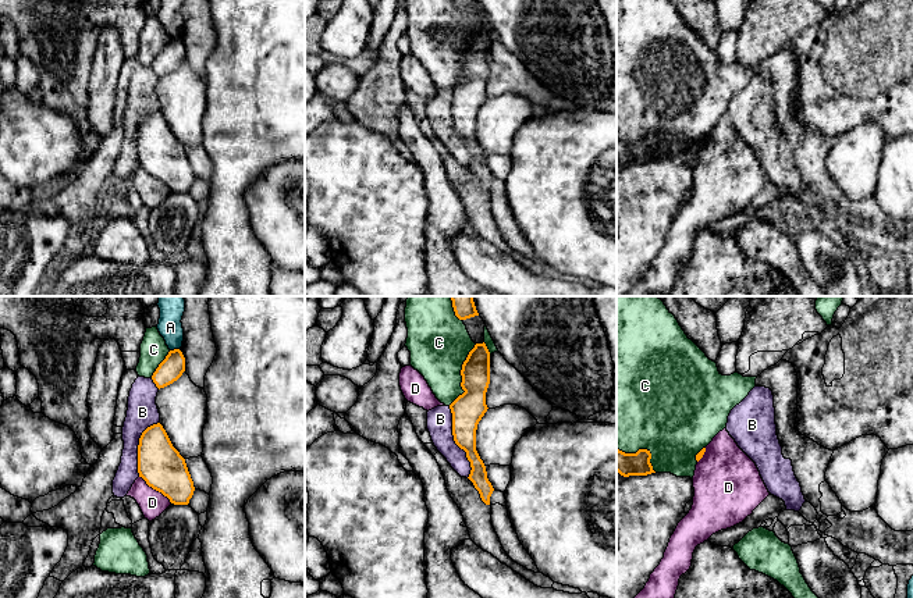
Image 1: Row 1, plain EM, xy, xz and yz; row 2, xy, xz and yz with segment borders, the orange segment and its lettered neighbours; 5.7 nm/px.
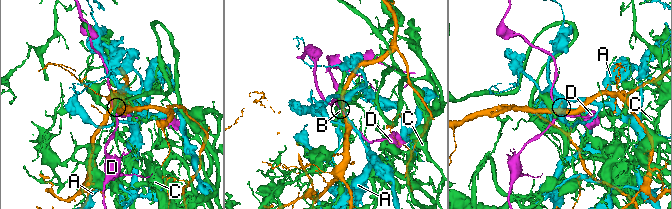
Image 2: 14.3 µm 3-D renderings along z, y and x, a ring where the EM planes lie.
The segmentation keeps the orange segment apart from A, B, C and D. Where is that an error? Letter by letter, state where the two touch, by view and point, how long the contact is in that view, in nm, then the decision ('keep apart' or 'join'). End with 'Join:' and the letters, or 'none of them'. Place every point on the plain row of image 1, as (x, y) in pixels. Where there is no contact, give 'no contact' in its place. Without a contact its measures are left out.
A: xy (174, 38) | 60 nm | keep apart
B: xz (455, 131) | 440 nm | keep apart
C: xz (461, 63) | 400 nm | keep apart
D: xy (156, 178) | 240 nm | keep apart
Join: none of them

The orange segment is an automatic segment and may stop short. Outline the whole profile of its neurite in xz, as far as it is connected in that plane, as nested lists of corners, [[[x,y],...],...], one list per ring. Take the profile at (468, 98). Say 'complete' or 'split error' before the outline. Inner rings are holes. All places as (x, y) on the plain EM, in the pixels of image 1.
complete; [[[476,32],[469,40],[461,58],[461,75],[465,79],[451,93],[452,124],[455,132],[466,140],[470,150],[469,168],[479,179],[482,189],[490,193],[494,179],[487,167],[483,149],[476,139],[477,113],[487,100],[486,81],[490,72],[490,40],[486,32]]]

